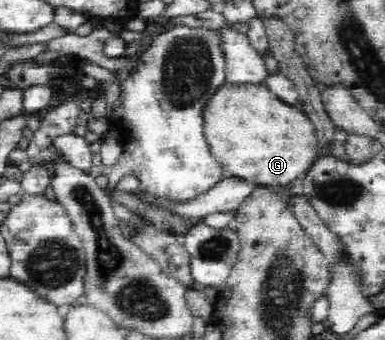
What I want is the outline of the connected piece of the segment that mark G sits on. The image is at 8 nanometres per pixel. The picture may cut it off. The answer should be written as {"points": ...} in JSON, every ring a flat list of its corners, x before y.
{"points":[[251,84,232,86,224,85,205,112,206,139,210,144,210,152,218,162,222,163,227,176,256,184,260,187,290,187,295,179,304,179,319,156,319,141,316,126,298,107,287,103,263,85]]}

